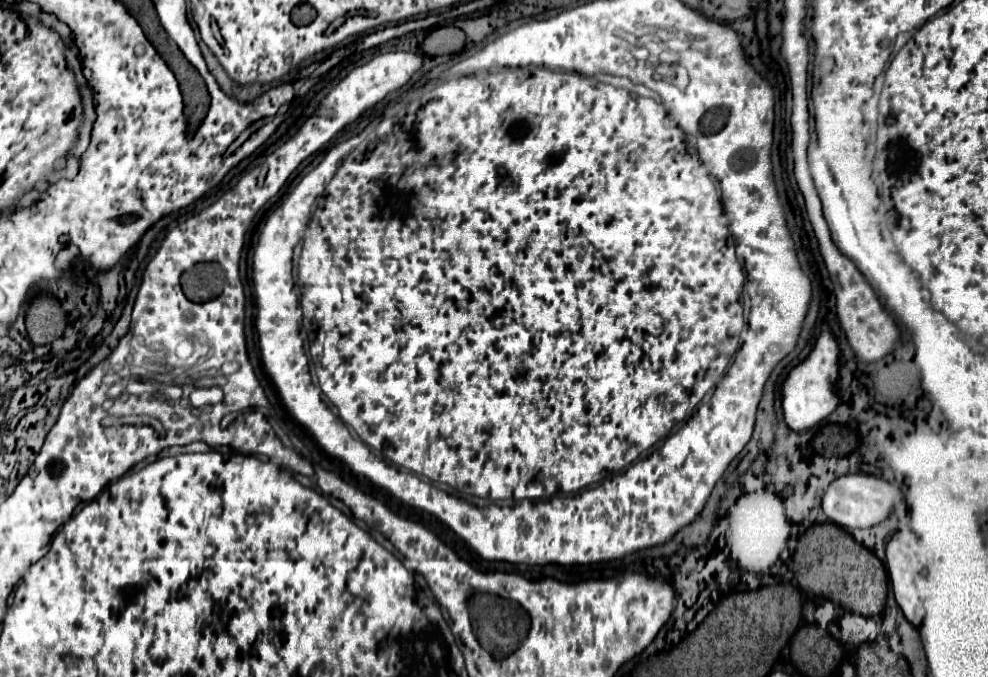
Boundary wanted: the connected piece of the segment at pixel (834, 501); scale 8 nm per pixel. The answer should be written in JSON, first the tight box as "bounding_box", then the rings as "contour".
{"bounding_box":[822,473,902,529],"contour":[[[848,473],[834,479],[828,485],[822,497],[822,509],[832,523],[844,529],[864,529],[884,521],[900,499],[902,499],[900,489],[890,485],[888,481],[874,475],[866,475],[866,473]]]}

